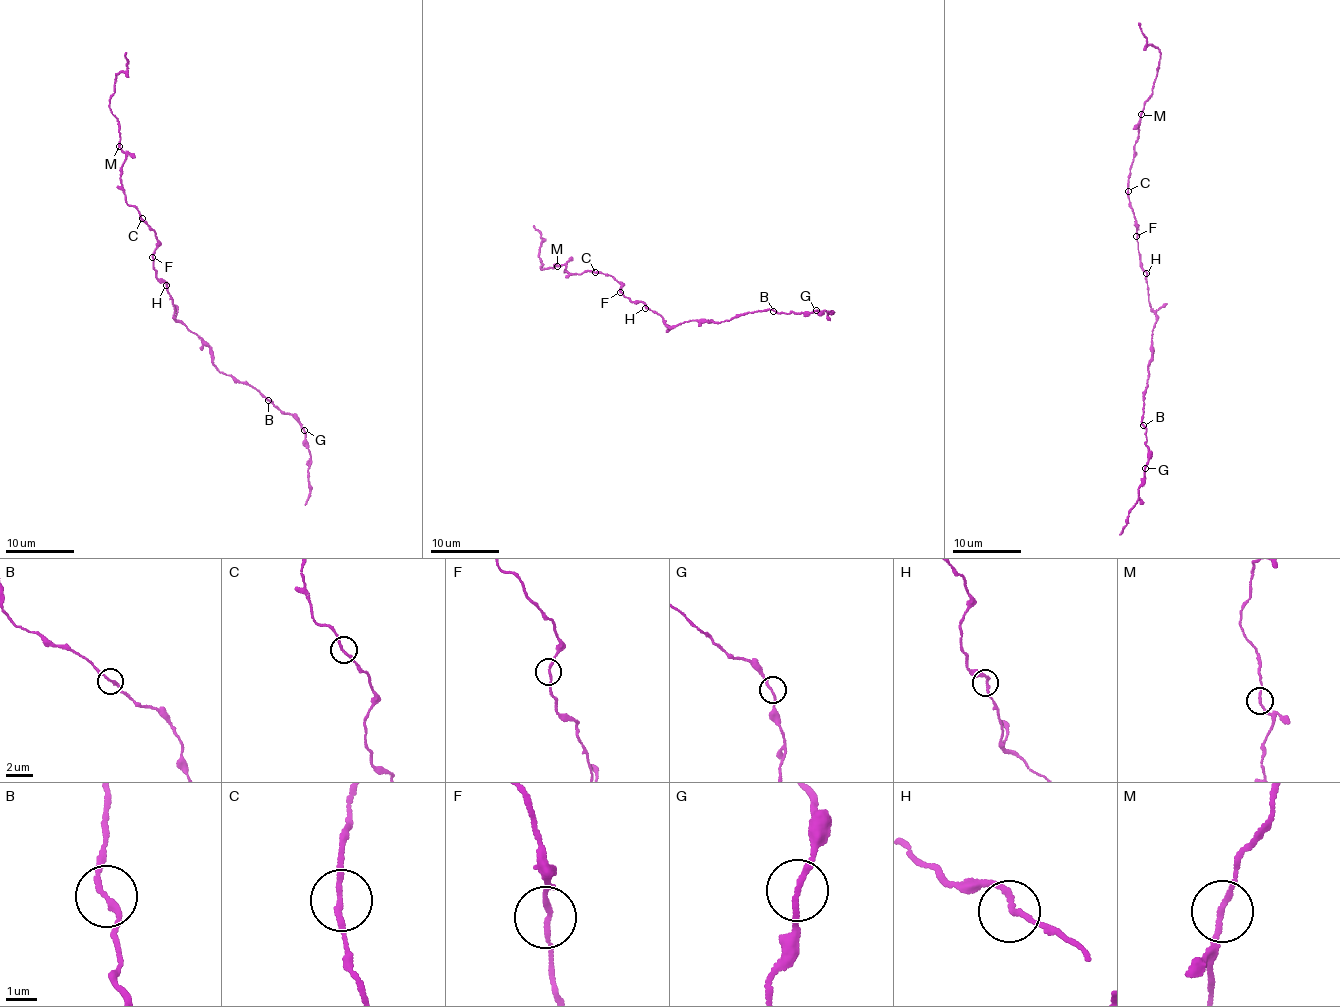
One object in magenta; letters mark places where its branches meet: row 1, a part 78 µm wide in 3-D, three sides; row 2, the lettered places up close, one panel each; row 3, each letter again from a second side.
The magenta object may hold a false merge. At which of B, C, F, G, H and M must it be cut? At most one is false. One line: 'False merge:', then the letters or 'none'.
False merge: none

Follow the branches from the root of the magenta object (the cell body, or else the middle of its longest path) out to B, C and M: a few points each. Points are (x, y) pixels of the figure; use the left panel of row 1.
B: (167, 285), (173, 317), (209, 347), (213, 365), (240, 382), (252, 385), (269, 400)
C: (167, 285), (157, 277), (154, 268), (152, 252), (158, 243), (155, 231), (142, 219)
M: (167, 285), (154, 268), (155, 231), (125, 202), (120, 171), (125, 153), (119, 145)

